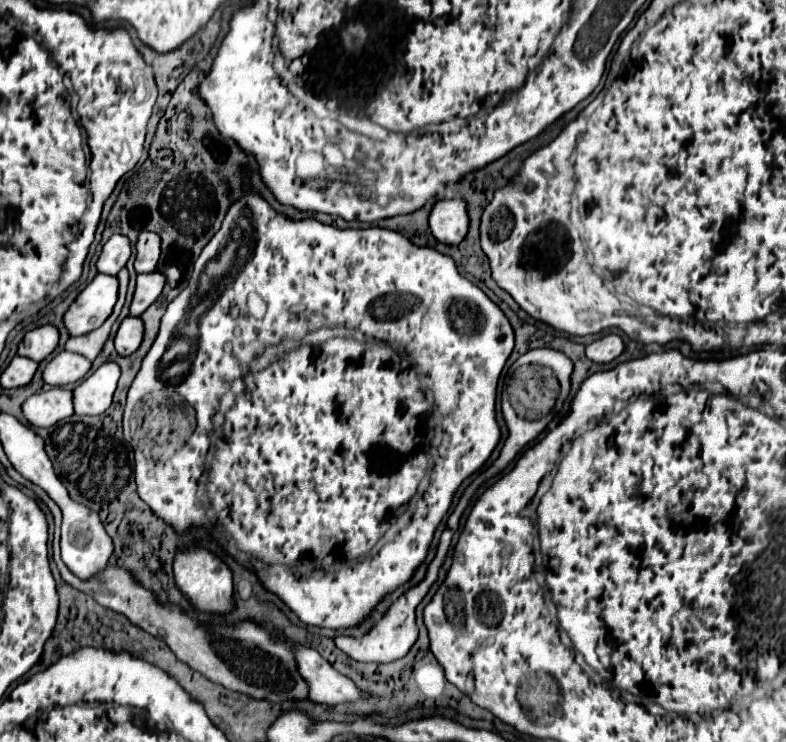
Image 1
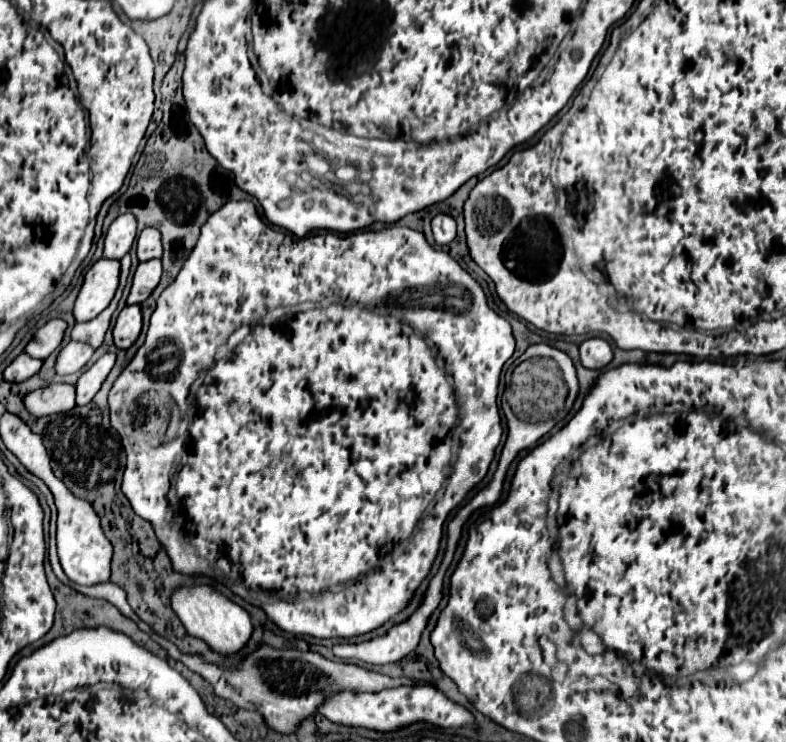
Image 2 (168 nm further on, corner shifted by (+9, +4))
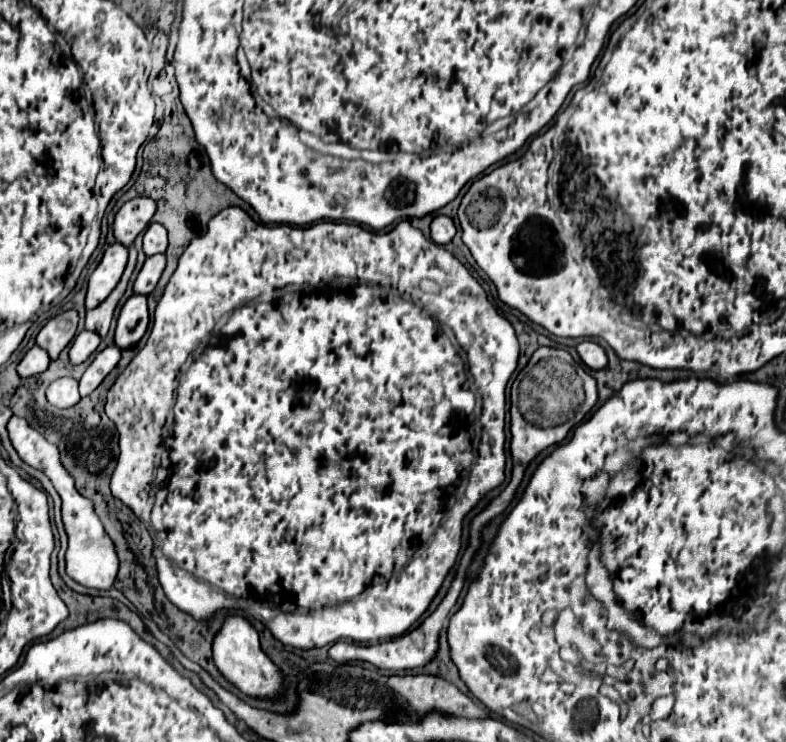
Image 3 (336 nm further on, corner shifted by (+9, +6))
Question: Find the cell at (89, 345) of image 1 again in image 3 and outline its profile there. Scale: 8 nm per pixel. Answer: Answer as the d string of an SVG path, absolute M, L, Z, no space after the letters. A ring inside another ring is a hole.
M131 252L131 258L129 258L129 264L127 264L127 270L121 278L121 282L117 284L117 288L107 296L105 302L101 302L97 308L93 310L87 310L87 318L85 318L85 328L91 330L91 332L97 332L101 338L107 336L107 330L109 330L109 324L113 320L113 312L117 308L117 302L121 300L125 288L127 288L127 282L129 282L129 276L135 268L135 252Z

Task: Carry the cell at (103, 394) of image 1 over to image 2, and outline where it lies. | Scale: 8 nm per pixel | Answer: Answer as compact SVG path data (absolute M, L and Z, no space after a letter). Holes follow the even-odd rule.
M107 352L87 372L81 374L81 378L77 380L77 406L85 406L93 400L93 396L99 392L99 388L105 380L105 376L111 372L115 358L117 356L113 352Z

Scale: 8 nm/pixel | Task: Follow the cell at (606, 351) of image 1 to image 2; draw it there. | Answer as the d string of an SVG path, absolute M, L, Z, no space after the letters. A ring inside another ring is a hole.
M589 338L581 344L581 364L591 370L599 370L613 358L611 346L603 338Z

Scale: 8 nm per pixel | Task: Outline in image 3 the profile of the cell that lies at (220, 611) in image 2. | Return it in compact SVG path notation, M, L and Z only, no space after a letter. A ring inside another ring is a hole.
M237 614L225 616L221 628L213 638L213 662L229 682L233 682L241 692L249 696L275 698L283 690L281 674L277 666L263 654L259 646L257 630L243 616L237 616Z

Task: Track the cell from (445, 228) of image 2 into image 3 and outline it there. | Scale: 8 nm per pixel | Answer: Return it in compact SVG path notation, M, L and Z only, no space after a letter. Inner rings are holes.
M435 216L431 222L431 238L435 244L449 244L455 236L455 224L449 216Z

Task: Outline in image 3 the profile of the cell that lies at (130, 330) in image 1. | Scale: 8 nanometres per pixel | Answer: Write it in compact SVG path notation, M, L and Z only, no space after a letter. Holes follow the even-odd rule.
M131 296L117 318L117 330L115 330L115 344L123 348L135 346L143 334L147 332L149 324L149 312L147 312L147 298L145 296Z

